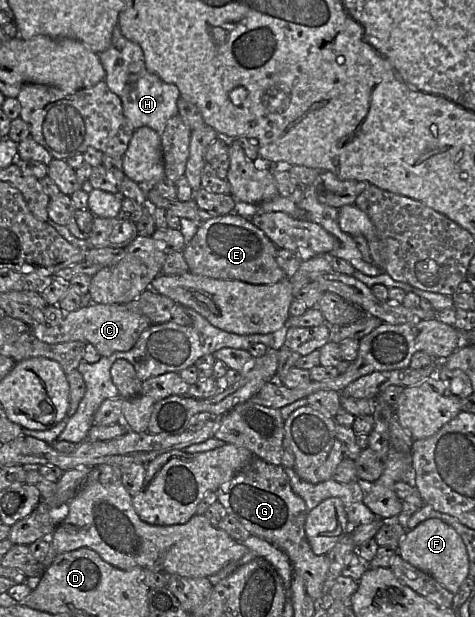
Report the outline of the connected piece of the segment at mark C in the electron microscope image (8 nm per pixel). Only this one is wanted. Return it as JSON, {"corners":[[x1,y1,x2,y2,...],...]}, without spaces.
{"corners":[[89,303,75,311,66,311,58,305,47,305,38,313,30,326,32,332,42,342,58,344,82,341,92,344,104,357,114,352,129,351,141,333,151,325,149,318,133,311,127,305]]}

